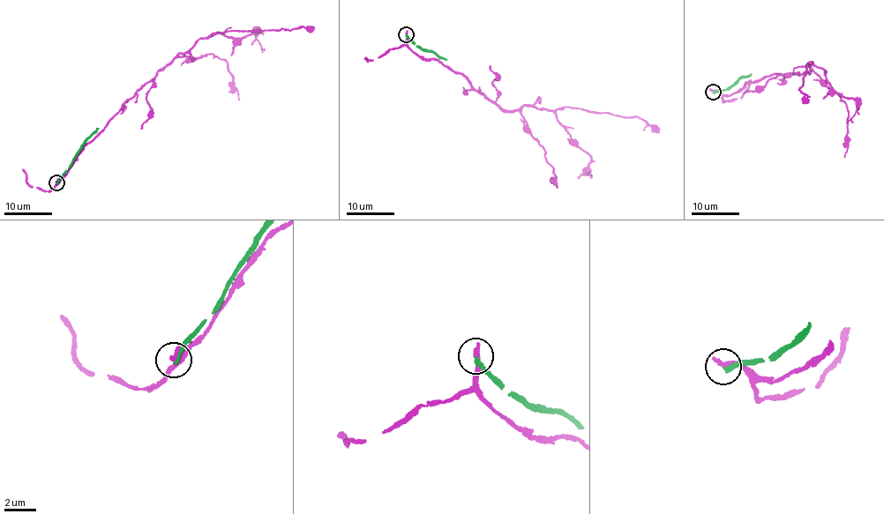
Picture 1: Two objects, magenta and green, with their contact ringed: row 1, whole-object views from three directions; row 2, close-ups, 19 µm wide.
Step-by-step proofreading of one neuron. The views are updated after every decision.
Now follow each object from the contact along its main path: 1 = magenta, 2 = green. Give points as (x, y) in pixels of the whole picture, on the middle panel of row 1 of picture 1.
1: (406, 35), (410, 50), (462, 75), (474, 90), (505, 110), (531, 106), (639, 116), (658, 132)
2: (406, 35), (415, 46), (446, 59)

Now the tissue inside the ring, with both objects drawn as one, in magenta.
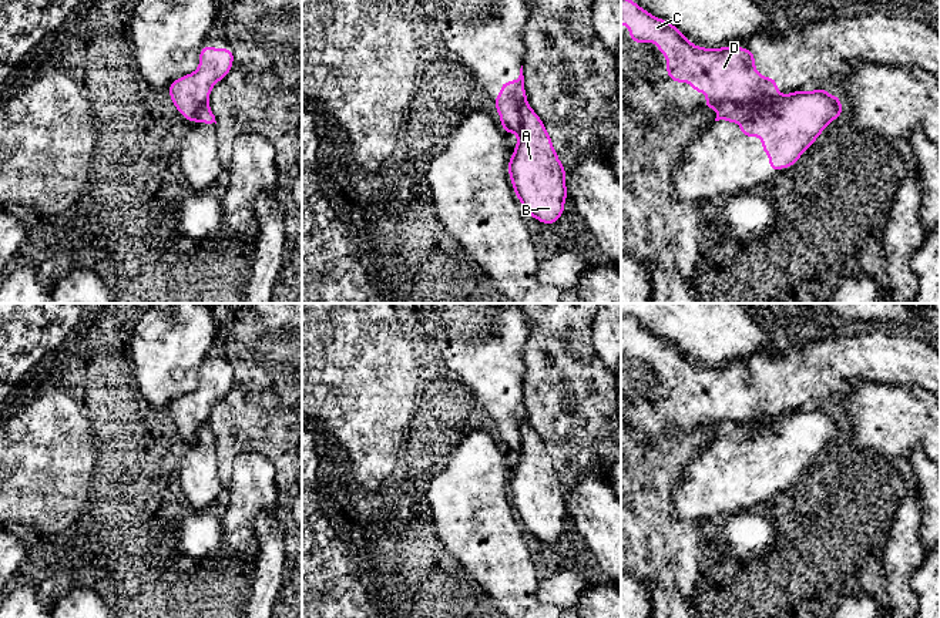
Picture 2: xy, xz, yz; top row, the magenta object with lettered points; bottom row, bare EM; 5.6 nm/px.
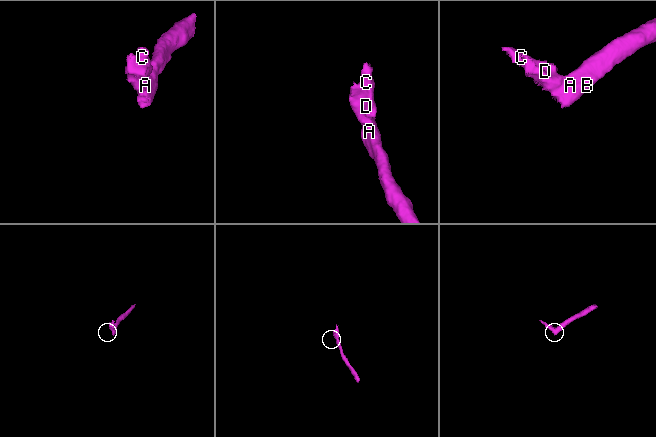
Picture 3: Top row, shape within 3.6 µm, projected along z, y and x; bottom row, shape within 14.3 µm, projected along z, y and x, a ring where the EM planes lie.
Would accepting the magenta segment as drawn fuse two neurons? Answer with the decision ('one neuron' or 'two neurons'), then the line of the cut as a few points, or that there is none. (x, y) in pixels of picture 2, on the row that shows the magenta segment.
two neurons | yz (781, 96), (766, 103), (725, 104), (718, 111)

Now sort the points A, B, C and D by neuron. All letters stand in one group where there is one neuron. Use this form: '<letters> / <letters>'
A B / C D

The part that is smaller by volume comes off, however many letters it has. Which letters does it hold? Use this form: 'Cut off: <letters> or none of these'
Cut off: C, D

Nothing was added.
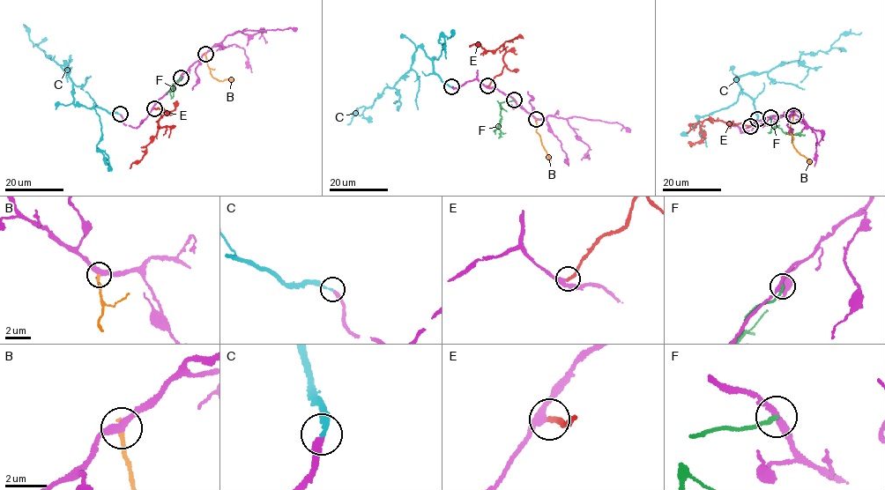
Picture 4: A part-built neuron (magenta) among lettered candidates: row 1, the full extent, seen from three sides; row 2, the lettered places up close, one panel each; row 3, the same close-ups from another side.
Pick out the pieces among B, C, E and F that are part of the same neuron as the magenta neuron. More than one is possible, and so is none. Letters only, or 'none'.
C, E

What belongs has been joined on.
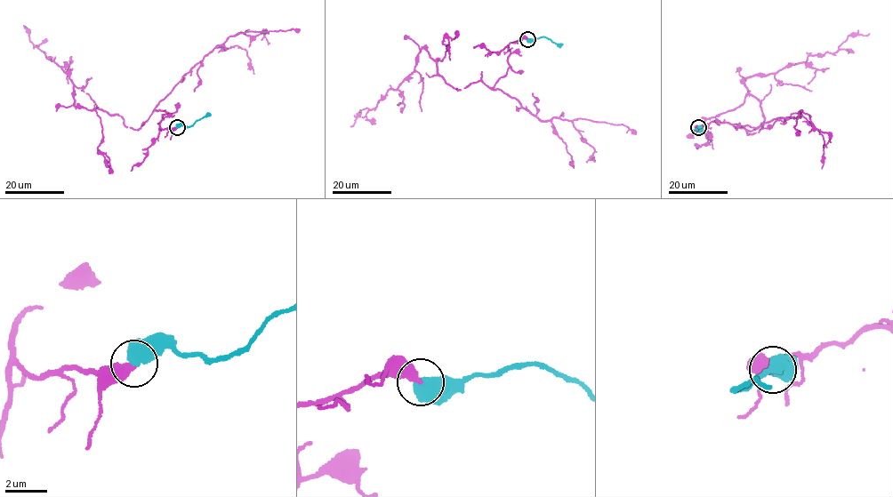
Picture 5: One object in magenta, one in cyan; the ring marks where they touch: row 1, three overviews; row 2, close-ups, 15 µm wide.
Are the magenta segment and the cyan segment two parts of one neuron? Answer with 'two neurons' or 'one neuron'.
one neuron

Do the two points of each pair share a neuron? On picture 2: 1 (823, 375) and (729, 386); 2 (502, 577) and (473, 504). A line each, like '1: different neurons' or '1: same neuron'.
1: same neuron
2: same neuron

